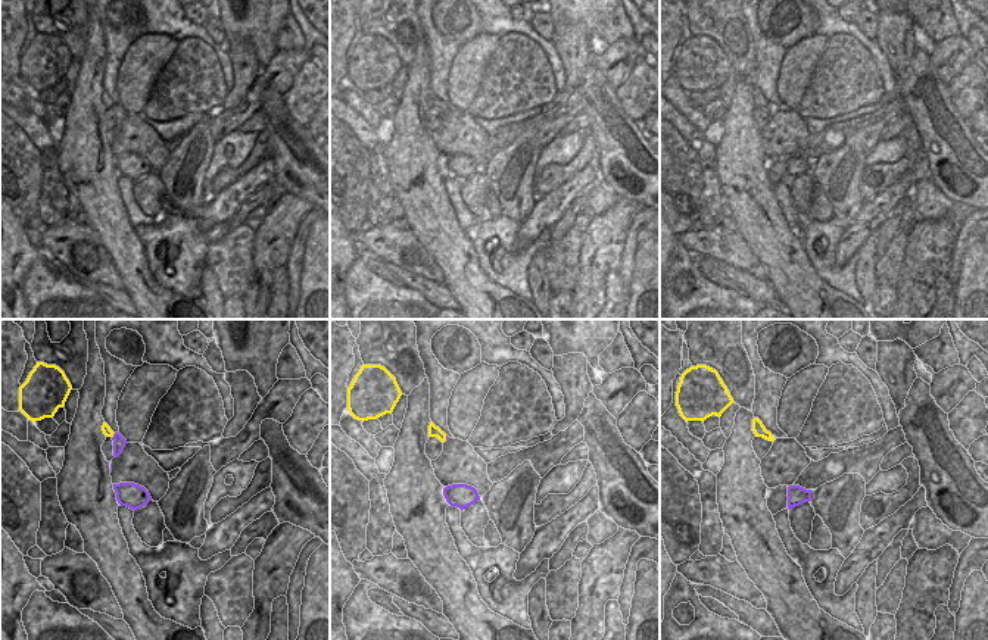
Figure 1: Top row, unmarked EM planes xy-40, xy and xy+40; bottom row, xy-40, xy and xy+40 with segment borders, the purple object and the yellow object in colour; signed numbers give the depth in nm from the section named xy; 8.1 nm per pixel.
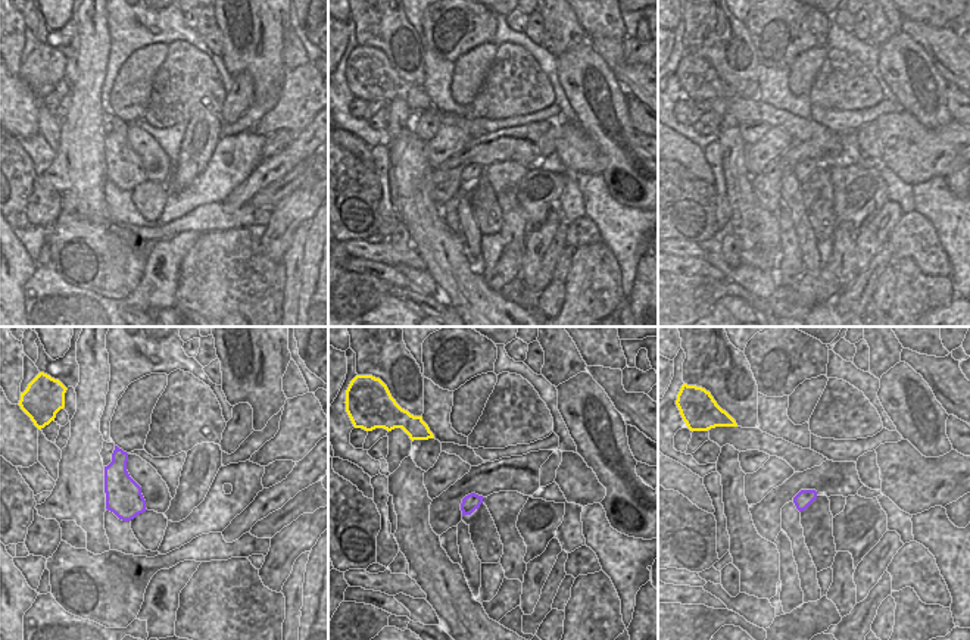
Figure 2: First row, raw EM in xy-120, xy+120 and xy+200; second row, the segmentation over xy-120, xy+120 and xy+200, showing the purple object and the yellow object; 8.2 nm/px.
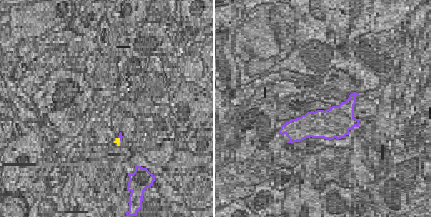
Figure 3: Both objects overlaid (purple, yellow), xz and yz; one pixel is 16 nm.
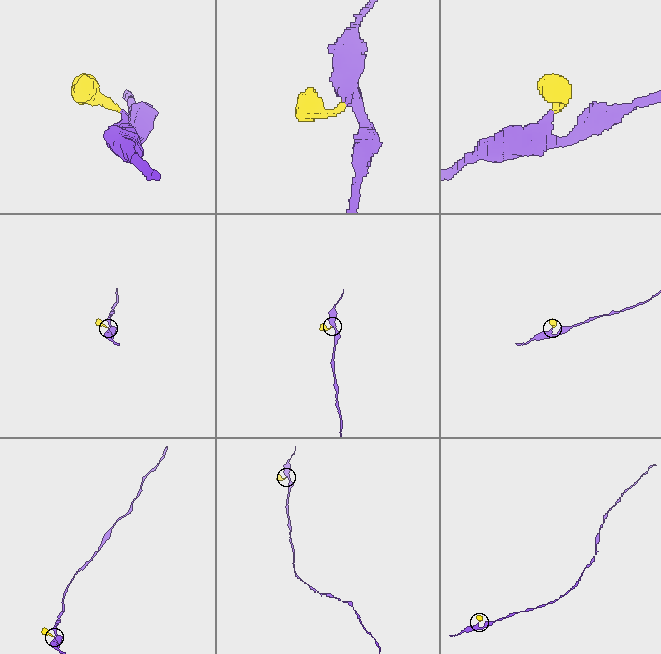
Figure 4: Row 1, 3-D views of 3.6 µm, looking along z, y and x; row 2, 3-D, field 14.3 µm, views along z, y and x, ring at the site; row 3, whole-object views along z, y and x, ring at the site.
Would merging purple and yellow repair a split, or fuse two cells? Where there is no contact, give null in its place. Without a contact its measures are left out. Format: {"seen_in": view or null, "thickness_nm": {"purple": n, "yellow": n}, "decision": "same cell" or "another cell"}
{"seen_in": "xy", "thickness_nm": {"purple": 20, "yellow": 100}, "decision": "same cell"}

